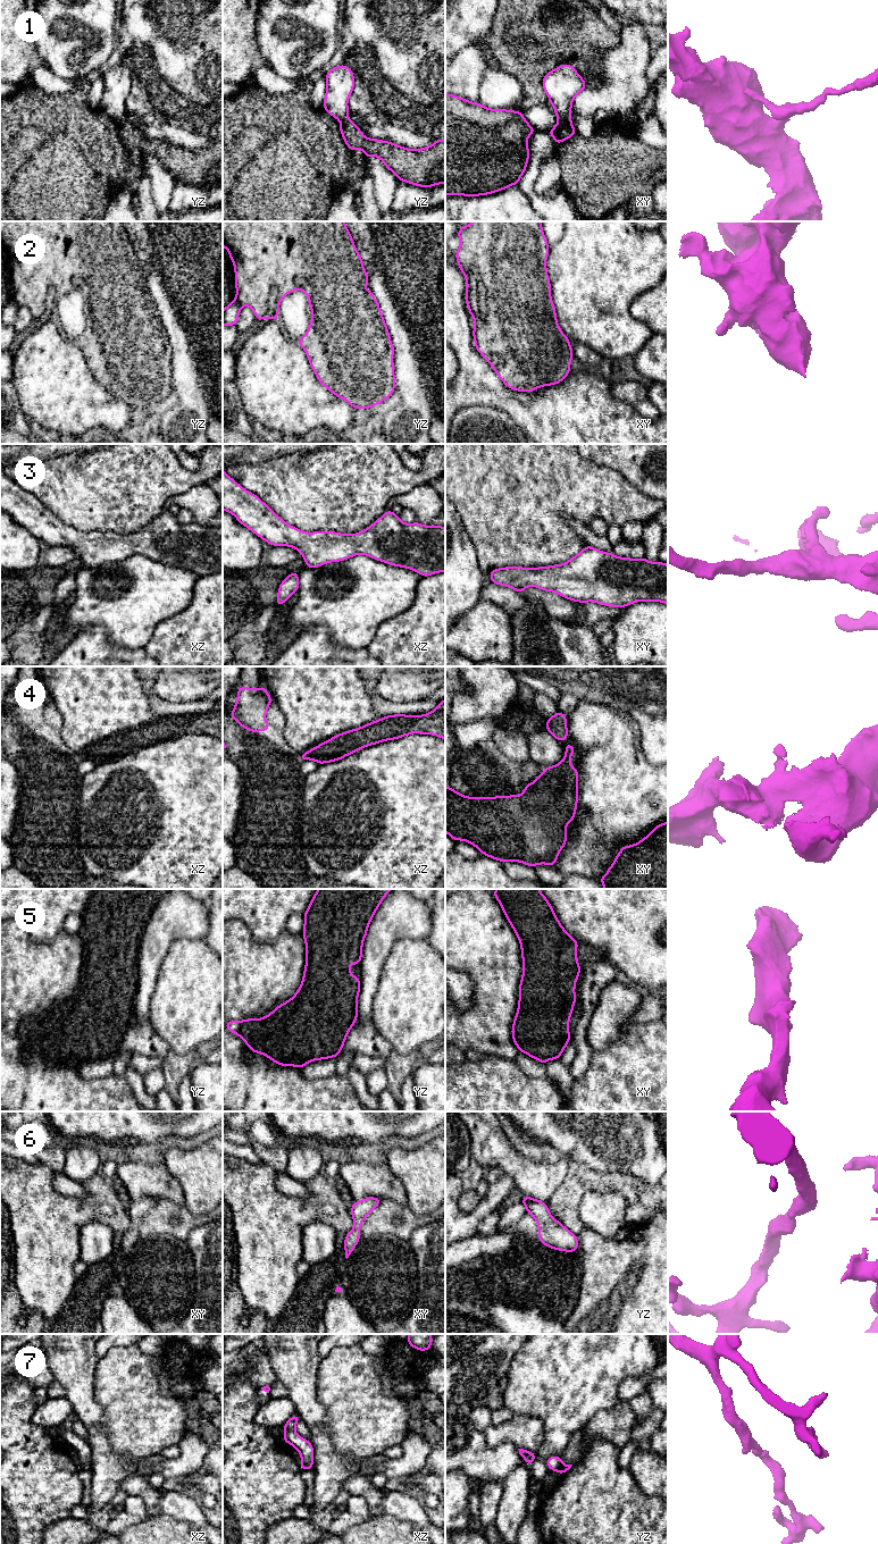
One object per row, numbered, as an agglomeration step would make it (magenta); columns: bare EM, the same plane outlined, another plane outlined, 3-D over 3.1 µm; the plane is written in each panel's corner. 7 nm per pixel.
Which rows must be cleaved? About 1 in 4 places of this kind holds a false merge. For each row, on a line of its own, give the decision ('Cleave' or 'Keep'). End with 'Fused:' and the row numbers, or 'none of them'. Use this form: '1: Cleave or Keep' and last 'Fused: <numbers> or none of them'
1: Cleave
2: Keep
3: Keep
4: Keep
5: Keep
6: Keep
7: Keep
Fused: 1

